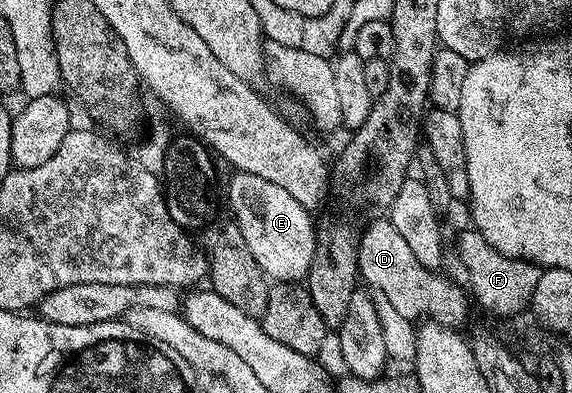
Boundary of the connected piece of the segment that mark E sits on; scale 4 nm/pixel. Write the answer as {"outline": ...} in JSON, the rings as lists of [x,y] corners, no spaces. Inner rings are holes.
{"outline":[[[242,172],[232,175],[227,182],[227,202],[235,213],[234,225],[241,228],[241,236],[245,236],[249,252],[253,252],[253,260],[257,260],[263,273],[276,283],[295,284],[306,279],[315,251],[317,229],[316,223],[311,223],[312,211],[297,204],[285,188],[269,184],[269,180],[261,180],[261,176]]]}

